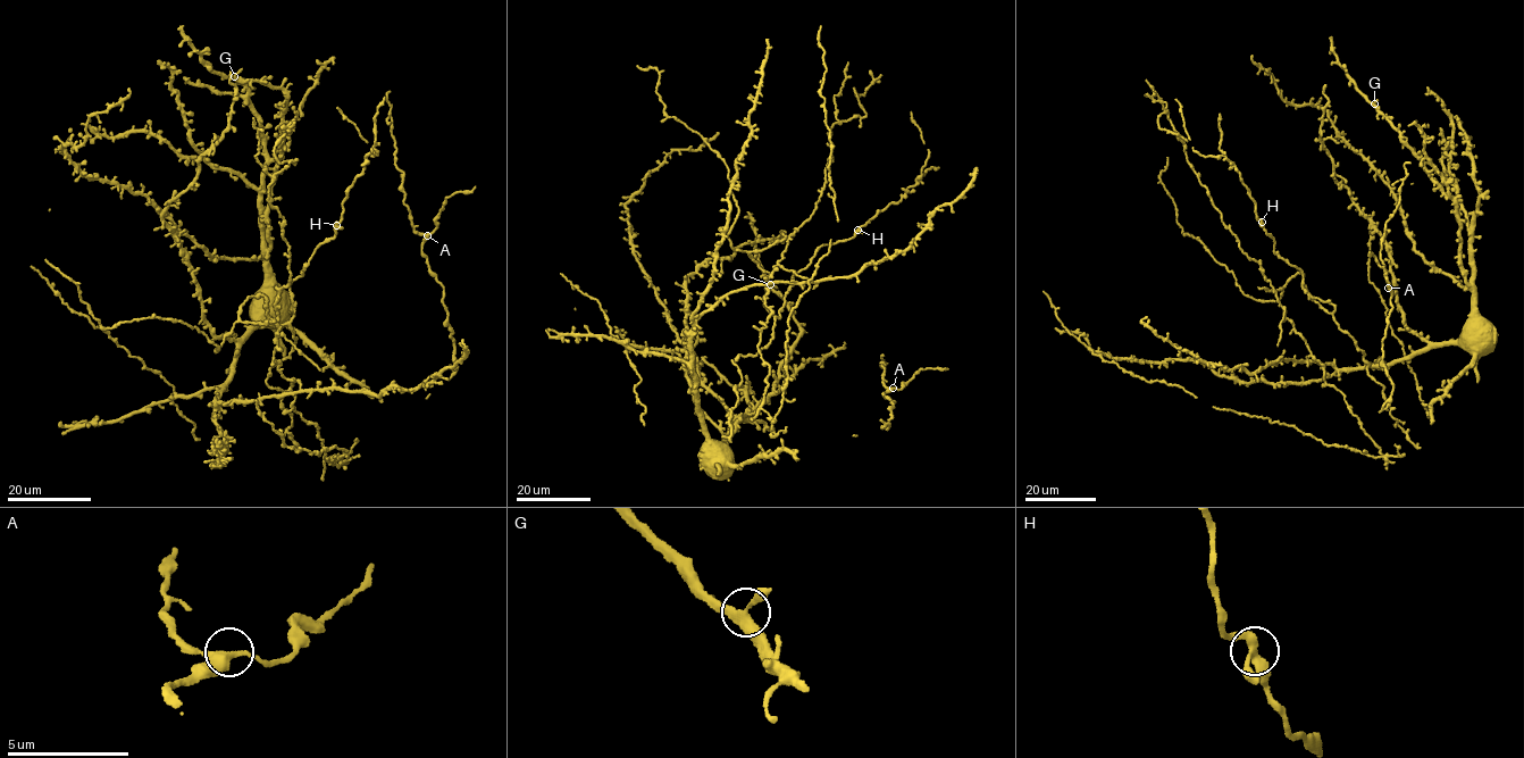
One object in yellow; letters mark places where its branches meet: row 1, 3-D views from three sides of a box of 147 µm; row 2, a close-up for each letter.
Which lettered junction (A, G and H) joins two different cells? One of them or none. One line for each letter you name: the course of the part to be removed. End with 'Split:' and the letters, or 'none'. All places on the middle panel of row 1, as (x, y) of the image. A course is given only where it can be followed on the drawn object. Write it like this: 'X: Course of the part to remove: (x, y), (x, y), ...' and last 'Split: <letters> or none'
Split: none

